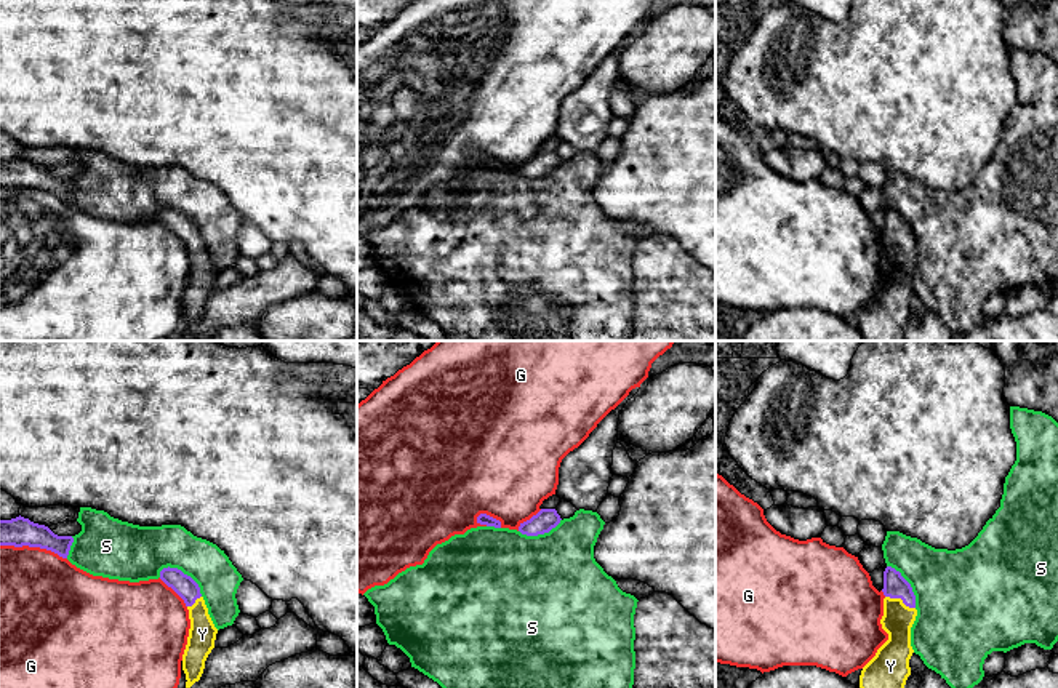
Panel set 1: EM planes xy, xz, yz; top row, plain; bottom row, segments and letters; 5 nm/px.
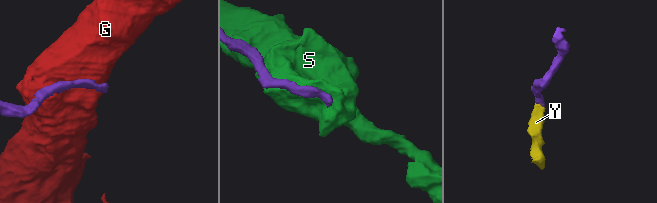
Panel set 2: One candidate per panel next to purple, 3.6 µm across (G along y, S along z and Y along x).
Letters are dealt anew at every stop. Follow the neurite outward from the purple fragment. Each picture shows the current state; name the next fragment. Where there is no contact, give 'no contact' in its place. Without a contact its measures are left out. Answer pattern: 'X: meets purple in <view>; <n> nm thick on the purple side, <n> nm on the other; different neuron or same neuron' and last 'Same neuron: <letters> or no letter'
G: meets purple in xy; 150 nm thick on the purple side, 420 nm on the other; different neuron
S: meets purple in xy; 110 nm thick on the purple side, 280 nm on the other; different neuron
Y: meets purple in yz; 120 nm thick on the purple side, 160 nm on the other; same neuron
Same neuron: Y

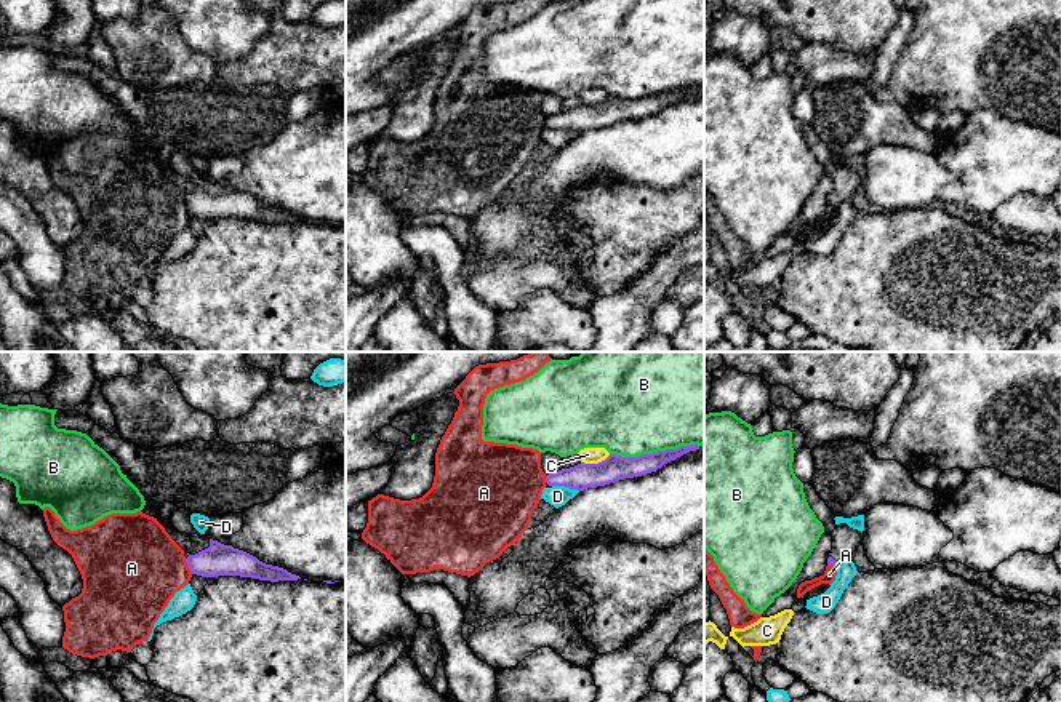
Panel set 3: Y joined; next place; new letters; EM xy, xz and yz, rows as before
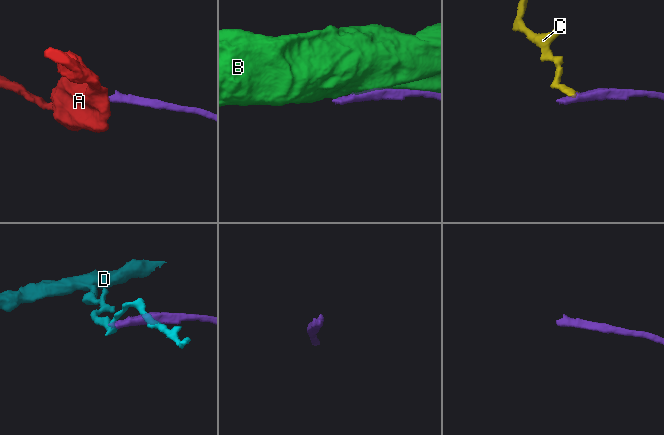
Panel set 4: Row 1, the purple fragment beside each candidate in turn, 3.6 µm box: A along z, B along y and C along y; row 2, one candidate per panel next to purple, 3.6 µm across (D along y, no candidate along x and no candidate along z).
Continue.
A: meets purple in xy; 160 nm thick on the purple side, 440 nm on the other; different neuron
B: meets purple in xz; 130 nm thick on the purple side, 480 nm on the other; different neuron
C: meets purple in xz; 130 nm thick on the purple side, 80 nm on the other; different neuron
D: meets purple in xz; 130 nm thick on the purple side, 110 nm on the other; different neuron
Same neuron: no letter

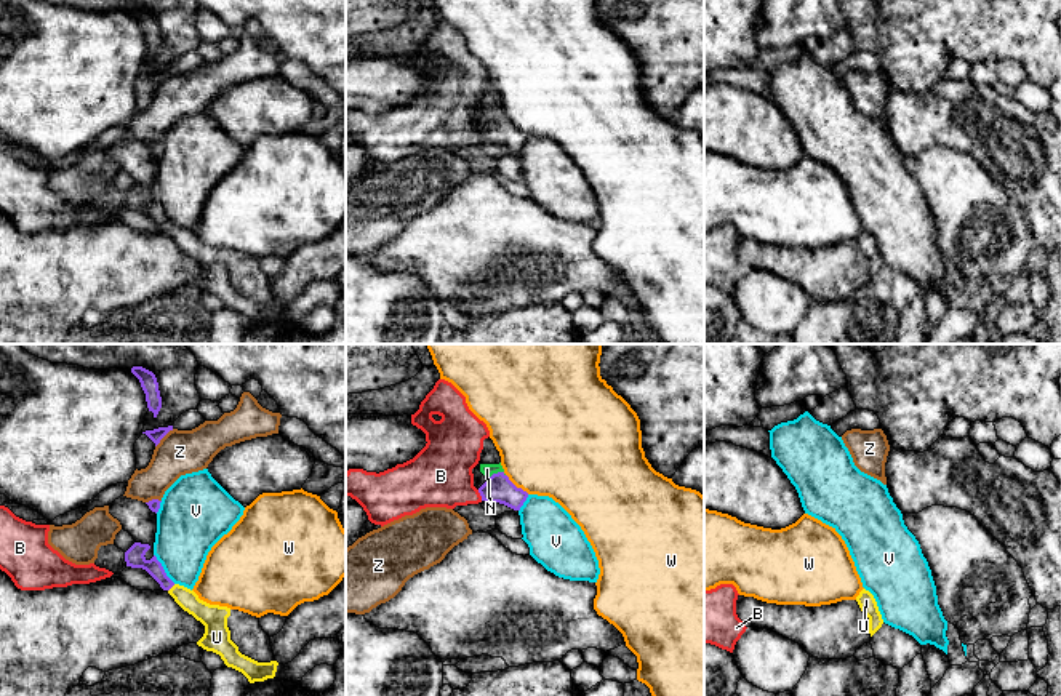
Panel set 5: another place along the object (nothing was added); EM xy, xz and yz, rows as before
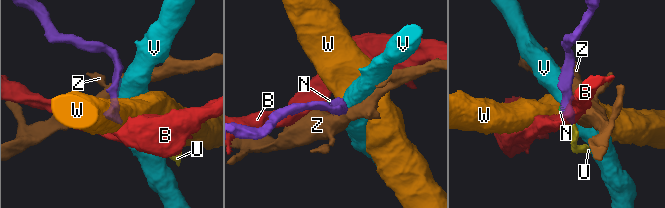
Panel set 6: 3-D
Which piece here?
B: meets purple in xz; 140 nm thick on the purple side, 320 nm on the other; different neuron
N: meets purple in xz; 140 nm thick on the purple side, 60 nm on the other; same neuron
U: meets purple in xy; 100 nm thick on the purple side, 110 nm on the other; same neuron
V: meets purple in xy; 100 nm thick on the purple side, 320 nm on the other; different neuron
W: meets purple in xz; 140 nm thick on the purple side, 480 nm on the other; different neuron
Z: meets purple in xy; 70 nm thick on the purple side, 220 nm on the other; different neuron
Same neuron: N, U

